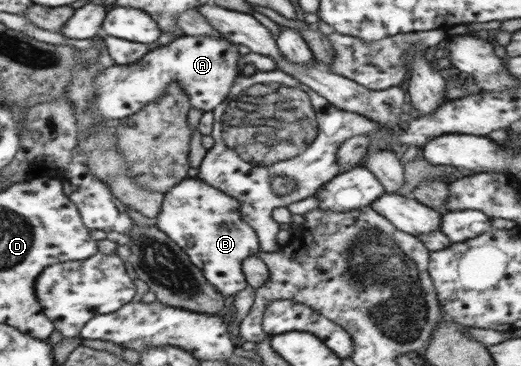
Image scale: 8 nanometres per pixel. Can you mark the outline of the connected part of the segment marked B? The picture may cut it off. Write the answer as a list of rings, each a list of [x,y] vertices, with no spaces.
[[[186,177],[172,187],[164,197],[157,226],[174,240],[202,270],[204,277],[230,302],[237,293],[246,289],[242,262],[261,249],[259,237],[252,226],[243,220],[241,205],[198,177]]]

